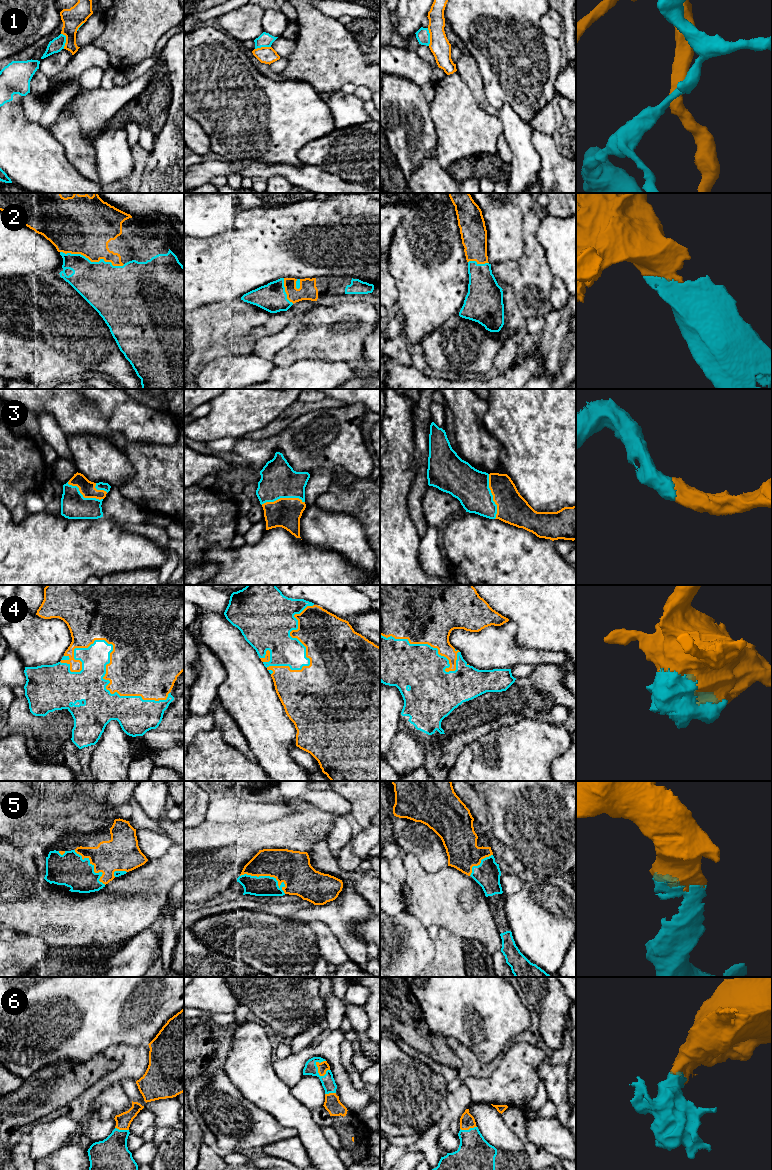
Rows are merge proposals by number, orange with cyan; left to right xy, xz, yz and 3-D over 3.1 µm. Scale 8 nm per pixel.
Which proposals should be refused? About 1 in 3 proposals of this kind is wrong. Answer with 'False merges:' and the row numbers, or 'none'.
False merges: 1

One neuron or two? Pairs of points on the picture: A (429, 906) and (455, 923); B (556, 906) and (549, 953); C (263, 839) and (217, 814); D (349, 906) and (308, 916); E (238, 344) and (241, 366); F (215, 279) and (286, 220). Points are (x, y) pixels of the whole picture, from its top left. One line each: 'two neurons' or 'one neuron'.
A: one neuron
B: one neuron
C: two neurons
D: one neuron
E: two neurons
F: one neuron

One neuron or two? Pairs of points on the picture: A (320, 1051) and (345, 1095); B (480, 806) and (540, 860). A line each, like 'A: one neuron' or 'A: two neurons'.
A: one neuron
B: two neurons

